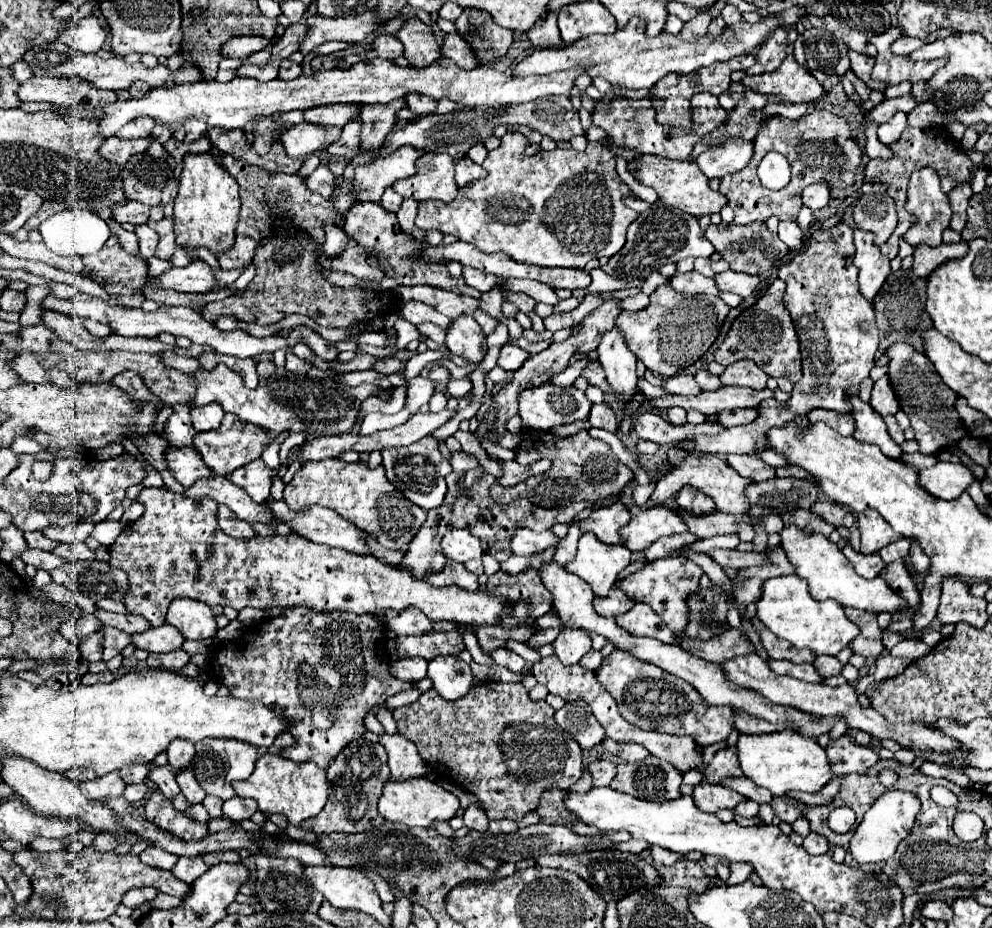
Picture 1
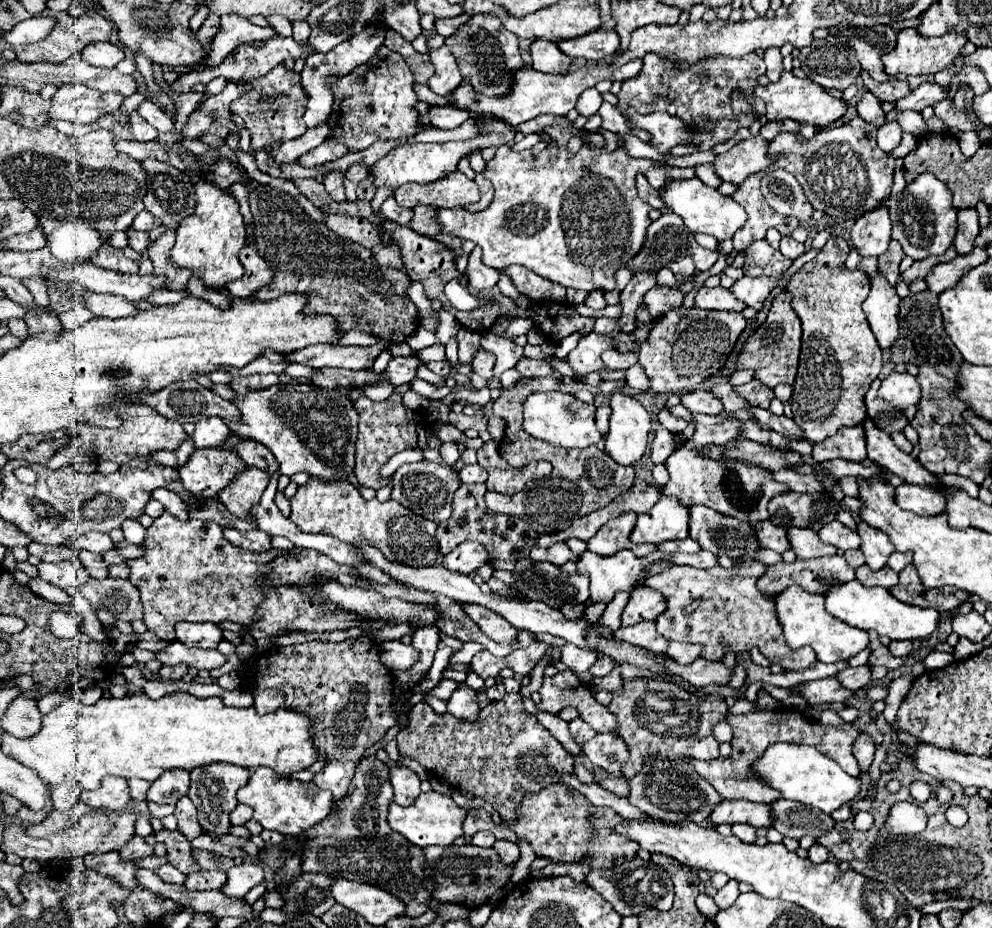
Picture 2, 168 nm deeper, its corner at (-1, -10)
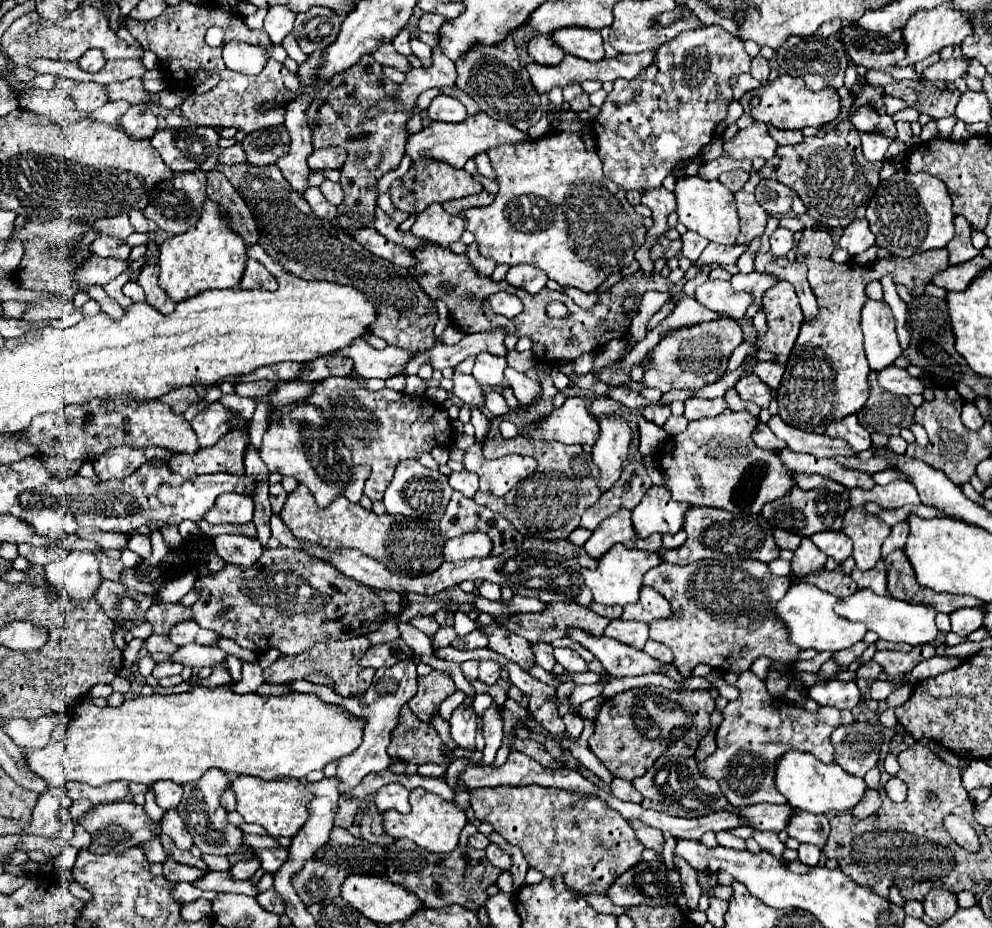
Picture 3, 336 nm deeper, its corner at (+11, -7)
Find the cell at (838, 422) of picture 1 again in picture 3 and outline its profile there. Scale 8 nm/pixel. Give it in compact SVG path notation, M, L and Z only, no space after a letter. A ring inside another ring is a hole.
M852 414L852 416L846 416L846 418L842 418L842 420L836 420L836 422L832 422L832 424L828 424L824 434L830 436L830 438L840 438L840 440L848 442L848 446L852 448L854 454L858 454L858 452L862 452L862 450L868 450L868 448L872 446L868 430L864 430L864 428L858 424L858 420L856 420L854 414Z

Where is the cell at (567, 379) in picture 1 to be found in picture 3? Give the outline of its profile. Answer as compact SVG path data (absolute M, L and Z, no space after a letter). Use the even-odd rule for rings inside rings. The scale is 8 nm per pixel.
M594 352L592 354L584 354L580 358L574 360L574 368L576 368L576 374L588 374L592 370L592 364L594 364Z

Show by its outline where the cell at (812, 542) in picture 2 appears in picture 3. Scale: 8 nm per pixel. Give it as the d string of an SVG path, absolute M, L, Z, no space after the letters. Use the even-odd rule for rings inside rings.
M802 538L800 546L794 550L792 574L804 576L804 574L816 572L816 570L824 568L826 558L828 558L828 556L826 556L820 548L816 548L816 544L812 544L810 538Z

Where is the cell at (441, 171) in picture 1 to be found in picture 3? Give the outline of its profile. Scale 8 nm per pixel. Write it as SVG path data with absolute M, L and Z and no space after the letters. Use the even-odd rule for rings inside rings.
M420 160L420 164L412 164L402 178L392 182L390 198L398 210L416 214L416 212L422 212L428 204L434 204L434 202L442 204L448 200L476 194L480 190L482 190L482 184L478 184L466 170L448 168L448 164L436 164L436 160Z

